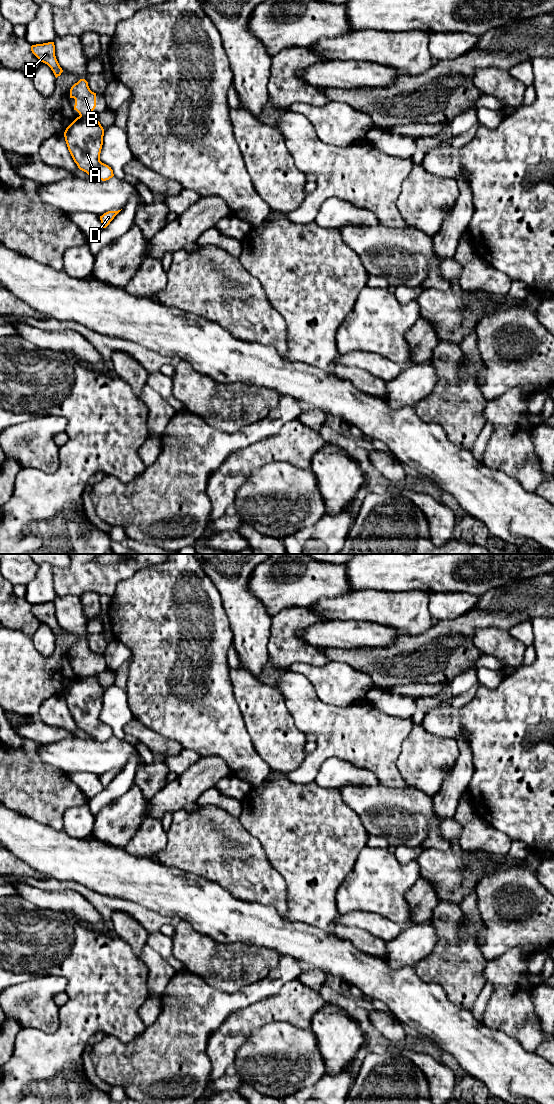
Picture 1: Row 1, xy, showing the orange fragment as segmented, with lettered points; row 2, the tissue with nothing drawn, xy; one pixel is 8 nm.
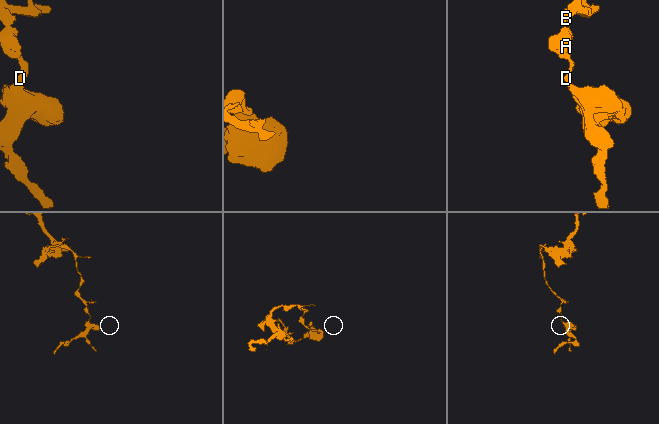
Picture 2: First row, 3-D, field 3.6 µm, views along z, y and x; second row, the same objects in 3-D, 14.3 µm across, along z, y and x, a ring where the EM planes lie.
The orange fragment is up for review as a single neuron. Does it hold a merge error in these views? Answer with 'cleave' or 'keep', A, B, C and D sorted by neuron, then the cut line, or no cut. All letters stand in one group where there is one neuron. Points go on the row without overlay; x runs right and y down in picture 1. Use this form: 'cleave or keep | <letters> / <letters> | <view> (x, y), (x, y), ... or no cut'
cleave | A D / B C | xy (89, 675), (79, 676)

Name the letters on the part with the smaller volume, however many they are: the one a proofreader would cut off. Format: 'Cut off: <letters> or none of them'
Cut off: A, D

